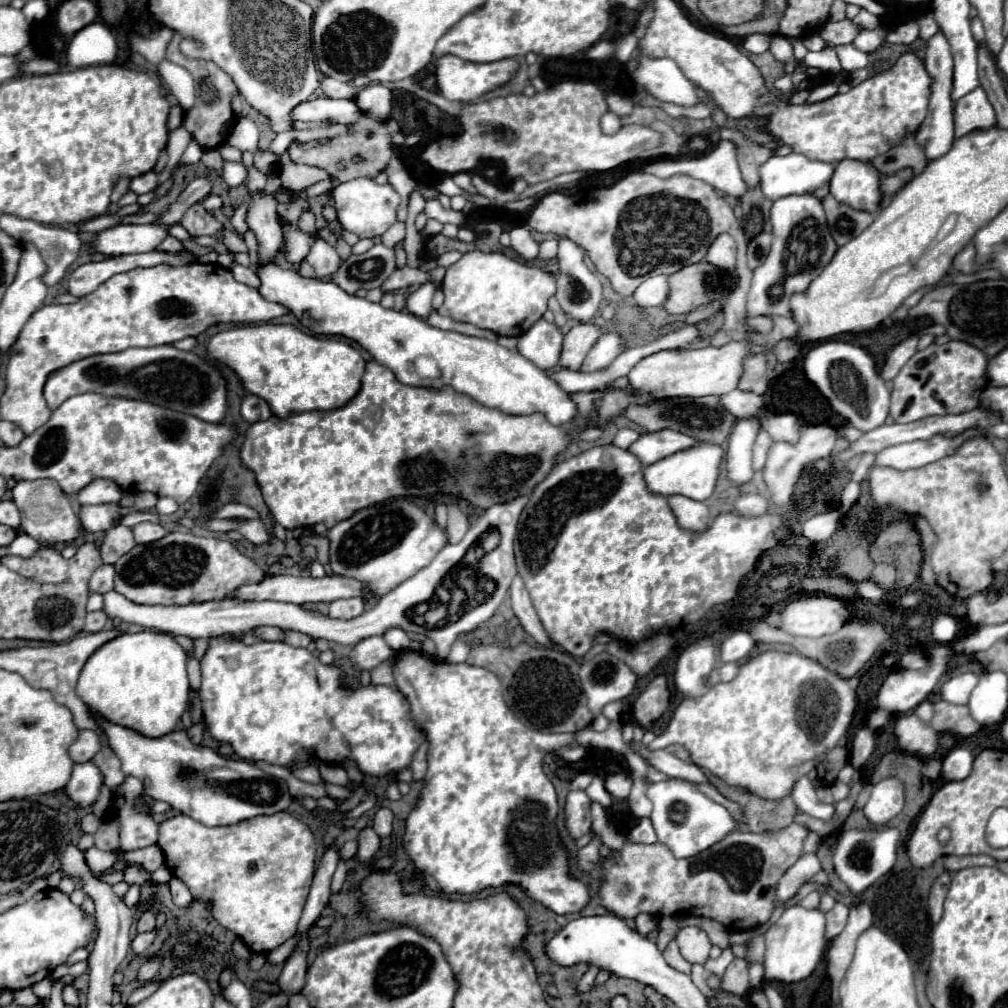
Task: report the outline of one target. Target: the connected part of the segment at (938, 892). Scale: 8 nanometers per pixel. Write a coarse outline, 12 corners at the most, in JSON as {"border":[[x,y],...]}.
{"border":[[945,871],[931,887],[929,917],[937,923],[951,875]]}

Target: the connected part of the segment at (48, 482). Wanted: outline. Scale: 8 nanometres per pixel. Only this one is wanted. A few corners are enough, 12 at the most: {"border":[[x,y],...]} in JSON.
{"border":[[53,479],[17,481],[23,533],[43,545],[81,533]]}

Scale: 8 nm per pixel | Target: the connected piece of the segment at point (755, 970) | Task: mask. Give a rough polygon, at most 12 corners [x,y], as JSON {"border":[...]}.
{"border":[[763,965],[749,969],[751,989],[759,991],[765,979]]}

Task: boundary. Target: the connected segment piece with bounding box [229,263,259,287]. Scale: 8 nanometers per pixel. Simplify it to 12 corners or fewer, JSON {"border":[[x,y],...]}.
{"border":[[231,265],[229,271],[239,283],[259,287],[259,277],[243,265]]}

